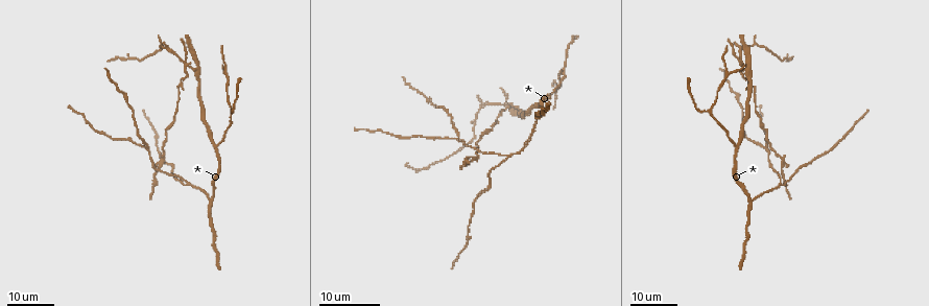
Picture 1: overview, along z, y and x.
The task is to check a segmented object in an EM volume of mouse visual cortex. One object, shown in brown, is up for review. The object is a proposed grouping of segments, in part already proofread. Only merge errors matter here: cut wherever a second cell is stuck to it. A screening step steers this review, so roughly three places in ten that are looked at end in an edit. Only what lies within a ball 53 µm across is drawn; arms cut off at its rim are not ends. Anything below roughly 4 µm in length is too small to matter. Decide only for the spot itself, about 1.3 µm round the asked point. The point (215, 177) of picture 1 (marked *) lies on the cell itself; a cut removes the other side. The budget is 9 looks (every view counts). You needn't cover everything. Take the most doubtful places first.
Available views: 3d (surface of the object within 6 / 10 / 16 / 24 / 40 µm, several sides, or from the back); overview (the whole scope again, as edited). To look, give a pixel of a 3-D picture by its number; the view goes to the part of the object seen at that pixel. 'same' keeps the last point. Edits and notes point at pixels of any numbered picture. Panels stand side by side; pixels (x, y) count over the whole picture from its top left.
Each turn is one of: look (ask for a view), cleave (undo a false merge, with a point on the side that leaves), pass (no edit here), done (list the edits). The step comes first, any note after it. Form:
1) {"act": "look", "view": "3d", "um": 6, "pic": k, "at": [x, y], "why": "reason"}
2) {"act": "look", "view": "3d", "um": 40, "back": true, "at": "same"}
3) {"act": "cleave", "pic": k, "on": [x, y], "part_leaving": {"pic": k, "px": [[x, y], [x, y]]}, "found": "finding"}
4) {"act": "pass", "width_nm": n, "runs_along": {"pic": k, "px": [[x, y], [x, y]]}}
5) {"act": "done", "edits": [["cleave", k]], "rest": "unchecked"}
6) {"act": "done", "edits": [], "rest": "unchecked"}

{"act": "look", "view": "3d", "um": 16, "pic": 1, "at": [187, 64], "why": "looks like a crossing"}

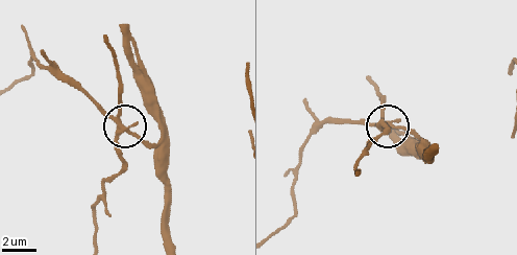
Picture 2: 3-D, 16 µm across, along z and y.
{"act": "look", "view": "3d", "um": 6, "pic": 2, "at": [118, 134]}

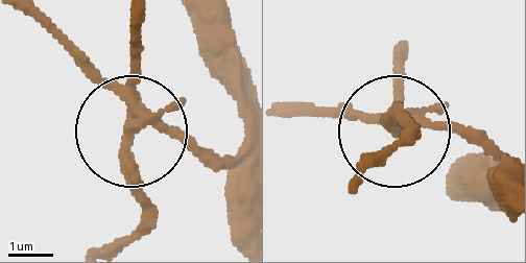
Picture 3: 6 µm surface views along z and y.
{"act": "cleave", "pic": 3, "on": [133, 171], "side_arm_um": 27, "arms": 5, "found": "a second cell is stuck on"}

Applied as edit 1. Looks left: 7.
{"act": "look", "view": "overview"}

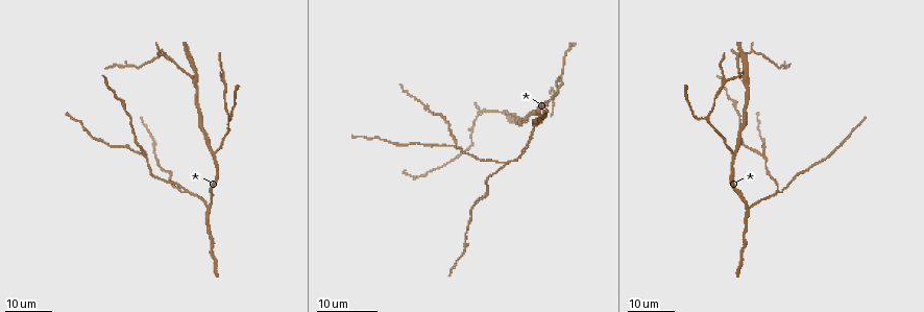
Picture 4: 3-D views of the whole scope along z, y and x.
{"act": "look", "view": "3d", "um": 24, "pic": 4, "at": [752, 208], "why": "three-way junction"}

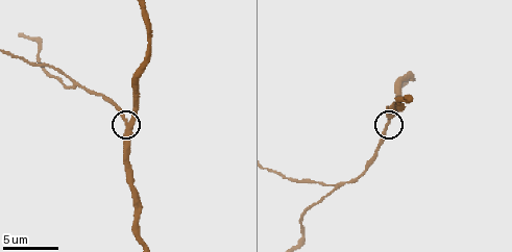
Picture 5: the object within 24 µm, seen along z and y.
{"act": "look", "view": "3d", "um": 6, "pic": 5, "at": [127, 123]}

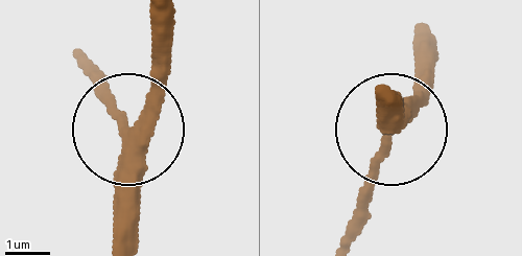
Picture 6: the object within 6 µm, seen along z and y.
{"act": "pass", "arms": 3, "runs_along": {"pic": 6, "px": [[167, 19], [167, 87], [133, 142], [133, 240]]}, "found": "continuous, no second cell"}

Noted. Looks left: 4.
{"act": "look", "view": "3d", "um": 6, "pic": 5, "at": [74, 87], "why": "small branch off a trunk"}

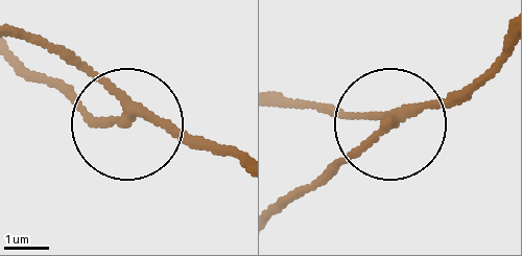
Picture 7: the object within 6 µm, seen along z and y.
{"act": "pass", "width_nm": 200, "found": "all the same cell"}

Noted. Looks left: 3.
{"act": "look", "view": "3d", "um": 24, "pic": 4, "at": [214, 152], "why": "arms part here"}

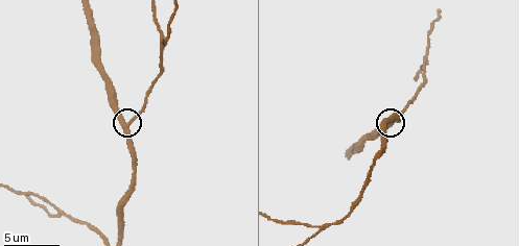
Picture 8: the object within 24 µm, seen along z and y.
{"act": "look", "view": "3d", "um": 6, "pic": 8, "at": [125, 122]}

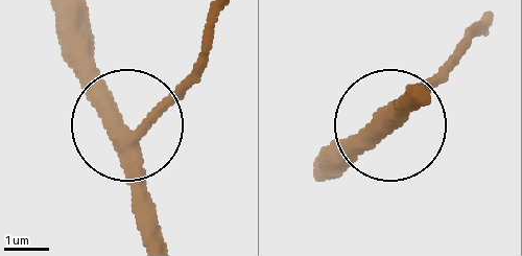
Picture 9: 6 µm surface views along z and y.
{"act": "pass", "width_nm": 360, "found": "continuous, no second cell"}

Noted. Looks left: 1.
{"act": "done", "edits": [["cleave", 3]], "rest": "unchecked"}

